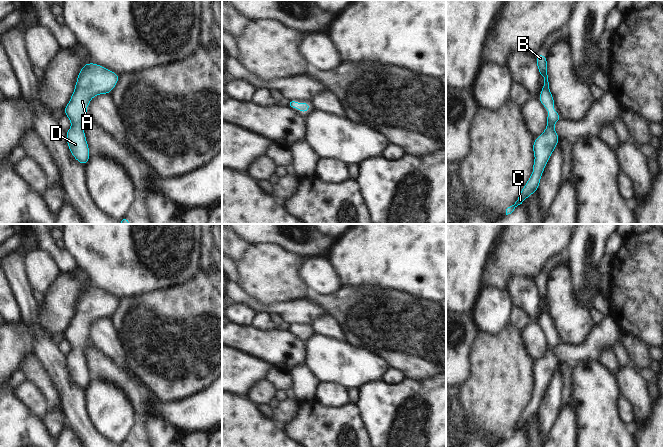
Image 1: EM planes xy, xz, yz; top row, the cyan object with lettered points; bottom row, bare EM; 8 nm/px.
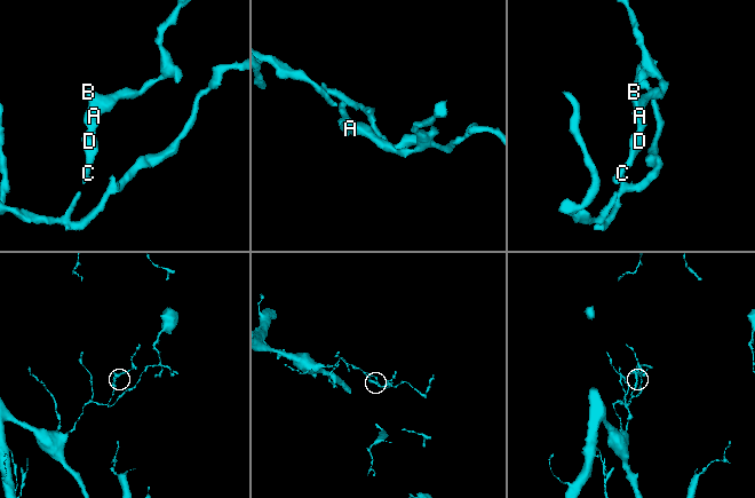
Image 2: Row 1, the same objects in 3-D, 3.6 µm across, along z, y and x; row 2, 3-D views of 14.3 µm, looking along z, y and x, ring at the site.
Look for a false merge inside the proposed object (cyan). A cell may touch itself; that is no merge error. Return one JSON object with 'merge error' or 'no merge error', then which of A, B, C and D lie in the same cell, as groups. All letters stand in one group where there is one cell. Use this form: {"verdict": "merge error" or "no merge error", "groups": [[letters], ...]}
{"verdict": "no merge error", "groups": [["A", "B", "C", "D"]]}

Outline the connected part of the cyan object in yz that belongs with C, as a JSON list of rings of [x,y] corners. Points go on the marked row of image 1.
[[[540,53],[536,57],[536,61],[539,75],[542,75],[544,78],[544,85],[538,99],[549,111],[547,114],[547,127],[533,142],[533,154],[535,156],[533,172],[523,189],[520,191],[515,204],[506,209],[506,215],[511,214],[518,205],[522,204],[530,195],[538,190],[545,166],[560,139],[554,129],[554,124],[562,119],[562,116],[554,111],[555,102],[553,95],[550,92],[547,75],[547,57]]]

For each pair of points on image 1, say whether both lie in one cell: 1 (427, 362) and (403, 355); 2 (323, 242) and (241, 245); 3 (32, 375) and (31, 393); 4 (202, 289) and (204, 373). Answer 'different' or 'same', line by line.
1: same
2: different
3: different
4: same

